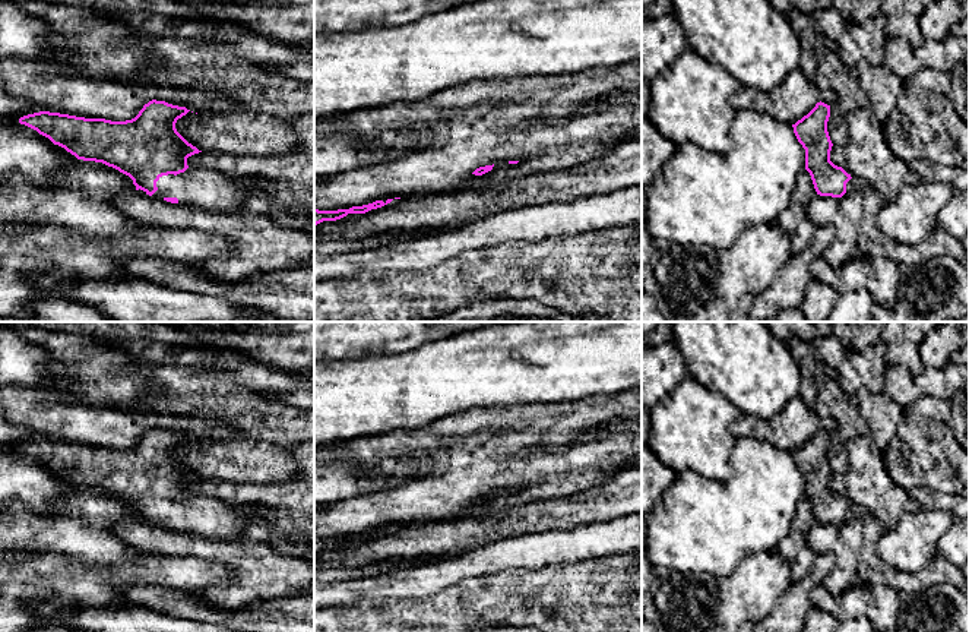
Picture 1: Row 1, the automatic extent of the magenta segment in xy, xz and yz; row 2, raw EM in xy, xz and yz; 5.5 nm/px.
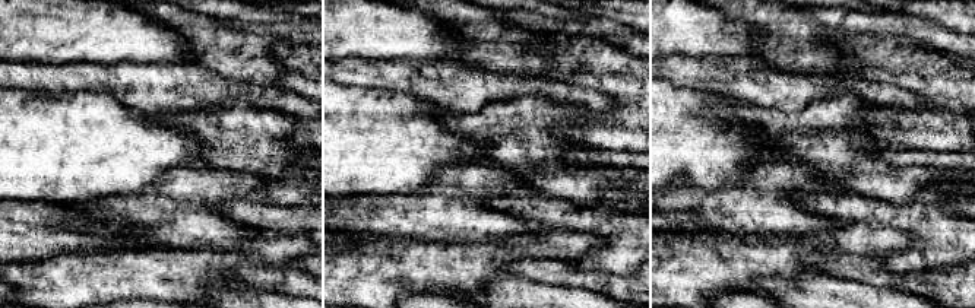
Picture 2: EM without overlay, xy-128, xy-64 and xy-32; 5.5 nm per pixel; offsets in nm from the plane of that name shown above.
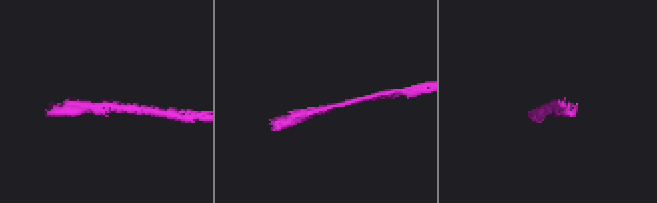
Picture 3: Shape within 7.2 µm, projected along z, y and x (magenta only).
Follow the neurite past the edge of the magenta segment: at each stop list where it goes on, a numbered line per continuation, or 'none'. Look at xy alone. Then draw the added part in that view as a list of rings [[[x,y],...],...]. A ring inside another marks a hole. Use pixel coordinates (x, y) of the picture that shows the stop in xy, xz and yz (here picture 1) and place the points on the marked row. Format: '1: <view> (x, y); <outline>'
1: xy (200, 187); [[[189,167],[184,173],[177,176],[162,176],[156,181],[156,187],[158,190],[152,196],[162,199],[177,198],[178,205],[196,206],[213,212],[234,212],[244,209],[243,203],[251,192],[251,189],[243,180],[229,178],[218,171],[197,167]]]

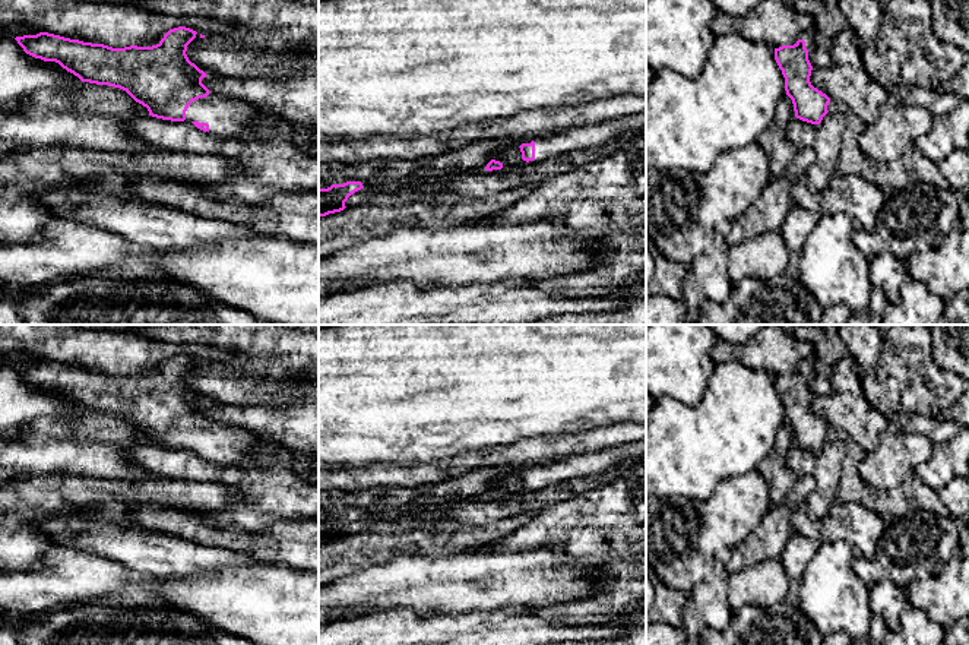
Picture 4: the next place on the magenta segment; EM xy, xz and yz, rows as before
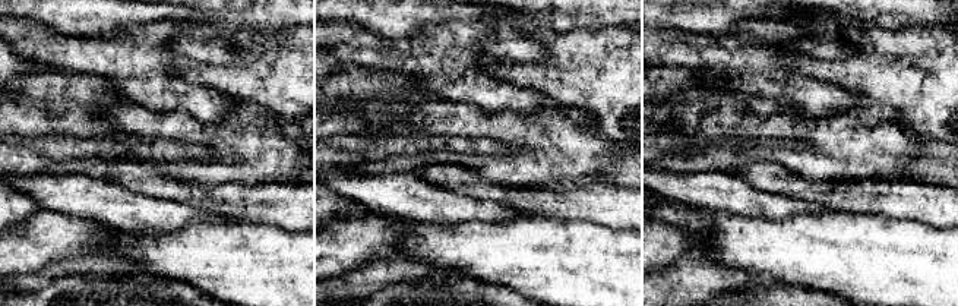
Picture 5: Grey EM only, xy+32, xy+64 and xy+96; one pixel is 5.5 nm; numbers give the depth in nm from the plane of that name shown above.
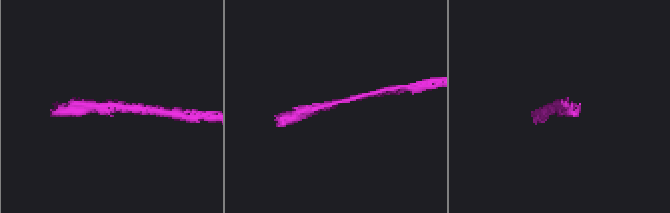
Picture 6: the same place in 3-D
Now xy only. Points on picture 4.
1: xy (225, 116); [[[209,94],[189,105],[186,121],[208,123],[212,135],[251,137],[259,136],[259,117],[262,114],[260,110],[241,99]]]

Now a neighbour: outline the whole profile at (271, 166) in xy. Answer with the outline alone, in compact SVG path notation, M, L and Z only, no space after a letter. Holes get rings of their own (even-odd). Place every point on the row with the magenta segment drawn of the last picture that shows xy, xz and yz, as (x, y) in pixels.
M140 116L130 123L132 133L159 151L221 155L241 171L222 180L180 181L197 184L215 197L267 202L284 193L319 192L319 158L305 155L279 135L219 136L190 121Z

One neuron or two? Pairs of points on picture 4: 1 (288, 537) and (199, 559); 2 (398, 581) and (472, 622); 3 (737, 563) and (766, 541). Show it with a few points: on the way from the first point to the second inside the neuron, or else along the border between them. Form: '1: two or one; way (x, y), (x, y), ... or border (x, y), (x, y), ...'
1: two; border (200, 543), (246, 552), (257, 562)
2: two; border (491, 609), (440, 613), (424, 617)
3: one; way (744, 556), (759, 546)

